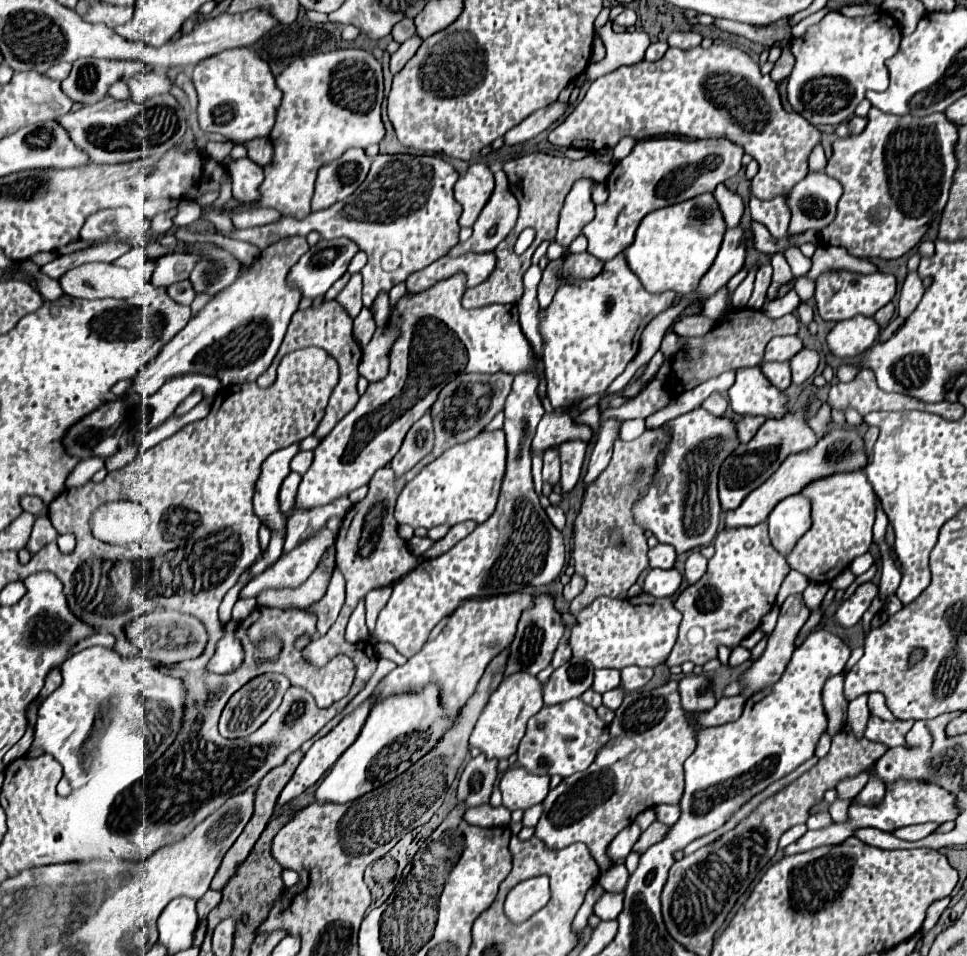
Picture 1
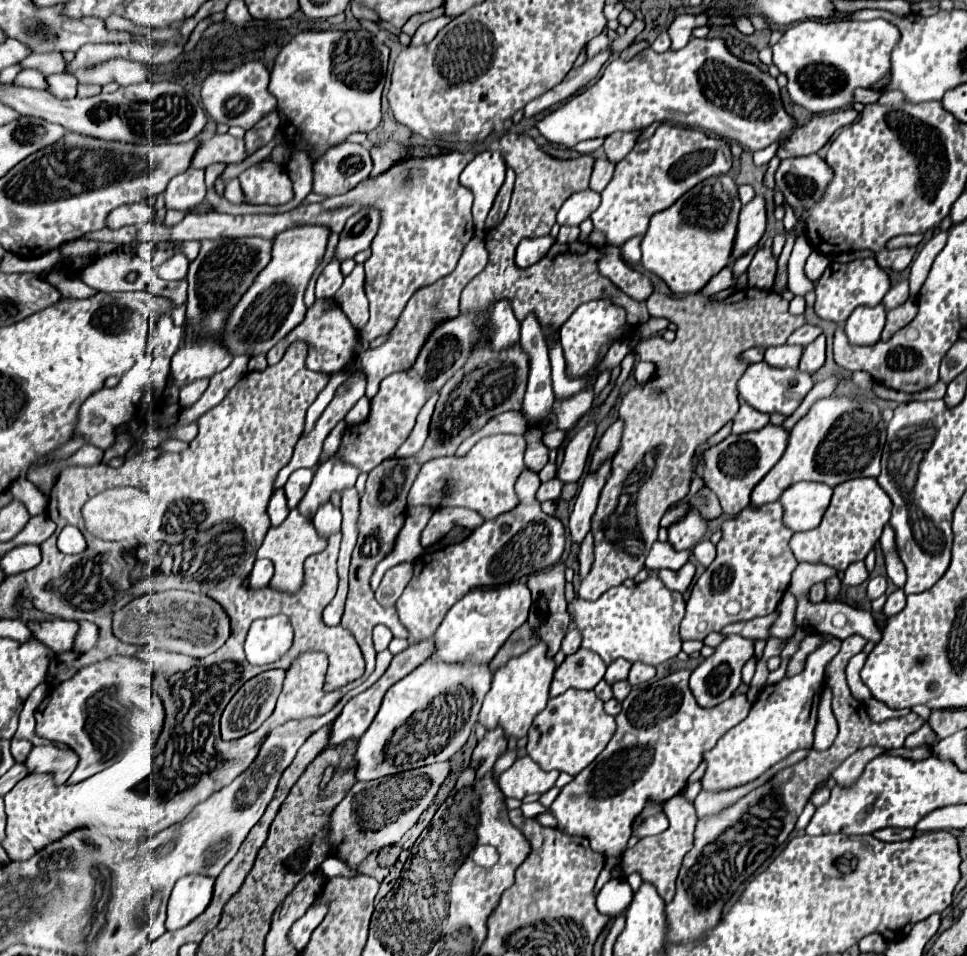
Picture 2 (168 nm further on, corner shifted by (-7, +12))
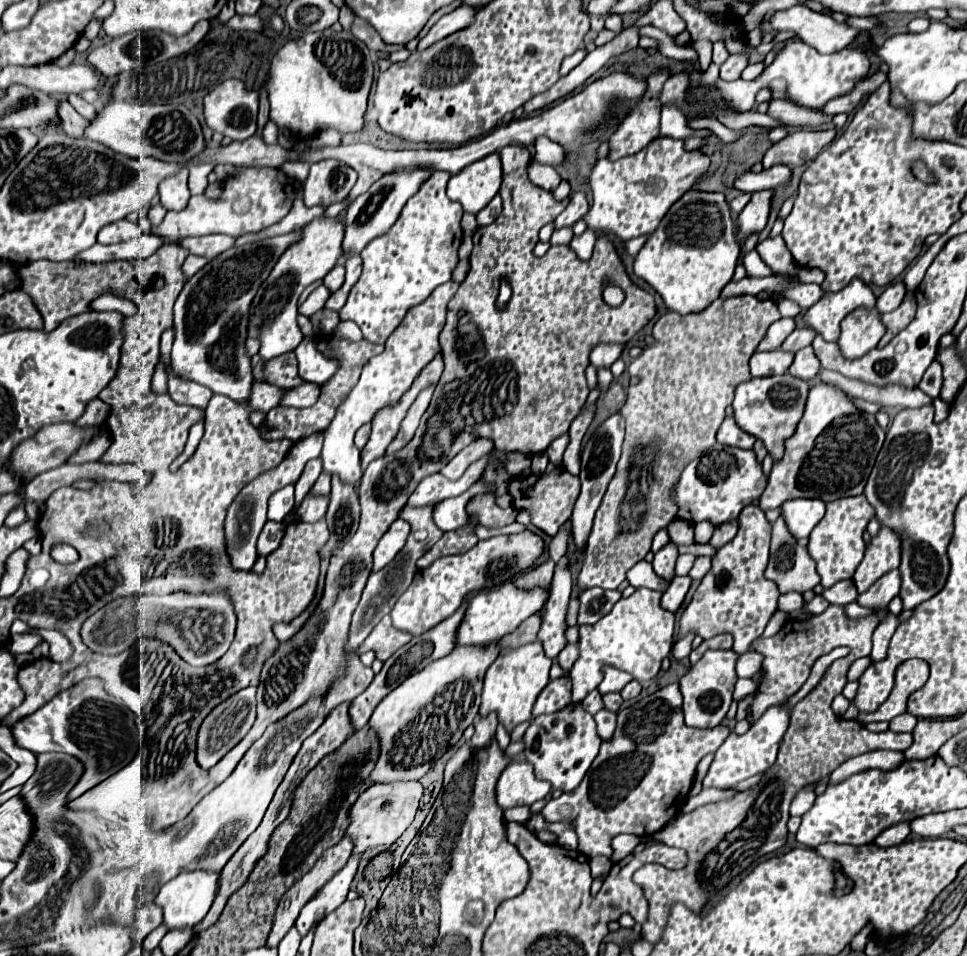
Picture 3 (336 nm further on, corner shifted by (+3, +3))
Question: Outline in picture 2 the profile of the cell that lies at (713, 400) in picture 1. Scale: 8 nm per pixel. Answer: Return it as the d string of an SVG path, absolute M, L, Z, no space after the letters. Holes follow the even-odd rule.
M756 288L738 290L718 302L708 302L708 298L700 294L672 298L672 296L654 292L646 300L646 306L650 316L668 318L678 326L678 330L672 342L664 340L662 336L652 336L652 338L640 338L638 344L634 346L640 360L648 360L656 364L656 376L652 382L636 384L622 398L618 408L620 420L624 420L622 442L620 442L620 450L612 460L612 472L602 488L598 508L592 516L590 532L594 534L596 560L590 574L582 580L578 590L578 596L584 600L600 598L608 588L620 586L626 578L634 578L644 568L644 560L658 536L660 518L664 516L668 506L680 502L688 494L688 486L692 478L692 456L696 446L708 440L712 434L716 434L738 412L740 404L738 404L736 382L746 370L746 364L740 362L738 356L744 350L756 348L756 346L764 346L764 348L780 346L796 328L800 328L806 322L804 314L792 316L788 312L788 302L780 294L772 290L756 290Z

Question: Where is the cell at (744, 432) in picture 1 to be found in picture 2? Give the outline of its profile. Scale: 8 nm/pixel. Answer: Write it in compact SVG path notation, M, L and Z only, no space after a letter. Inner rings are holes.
M742 404L738 414L734 416L734 426L732 432L734 434L744 434L744 432L752 432L752 430L760 430L764 428L764 424L768 424L768 414L754 410L748 404Z

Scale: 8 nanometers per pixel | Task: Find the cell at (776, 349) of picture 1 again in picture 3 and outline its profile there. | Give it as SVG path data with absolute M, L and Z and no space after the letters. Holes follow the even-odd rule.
M812 327L794 329L794 331L786 337L786 341L782 343L782 349L784 349L784 351L790 351L790 353L796 353L796 351L812 345L814 337L816 337L816 331L814 331Z

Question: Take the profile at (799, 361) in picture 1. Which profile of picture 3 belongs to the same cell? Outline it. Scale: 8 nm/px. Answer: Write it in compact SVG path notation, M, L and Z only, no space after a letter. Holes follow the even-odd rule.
M806 347L806 349L798 351L796 357L794 357L794 363L792 363L790 369L788 369L790 375L800 377L800 379L804 379L804 381L814 379L814 377L818 375L818 371L820 371L820 361L816 359L812 347Z

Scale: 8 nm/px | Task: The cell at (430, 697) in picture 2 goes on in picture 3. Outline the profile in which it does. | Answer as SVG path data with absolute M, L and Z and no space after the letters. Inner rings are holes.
M498 641L486 647L458 645L446 657L414 673L378 703L368 721L380 739L380 757L372 773L376 783L420 779L450 745L460 741L464 729L478 715L484 673L498 653Z

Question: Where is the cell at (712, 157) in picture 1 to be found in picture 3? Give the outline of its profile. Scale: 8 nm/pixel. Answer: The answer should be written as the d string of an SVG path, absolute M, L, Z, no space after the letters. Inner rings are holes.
M658 137L638 155L618 161L600 159L592 171L592 207L586 213L586 223L594 231L610 231L628 241L640 235L650 235L660 225L668 209L706 173L710 159L704 153L684 149L682 139Z

